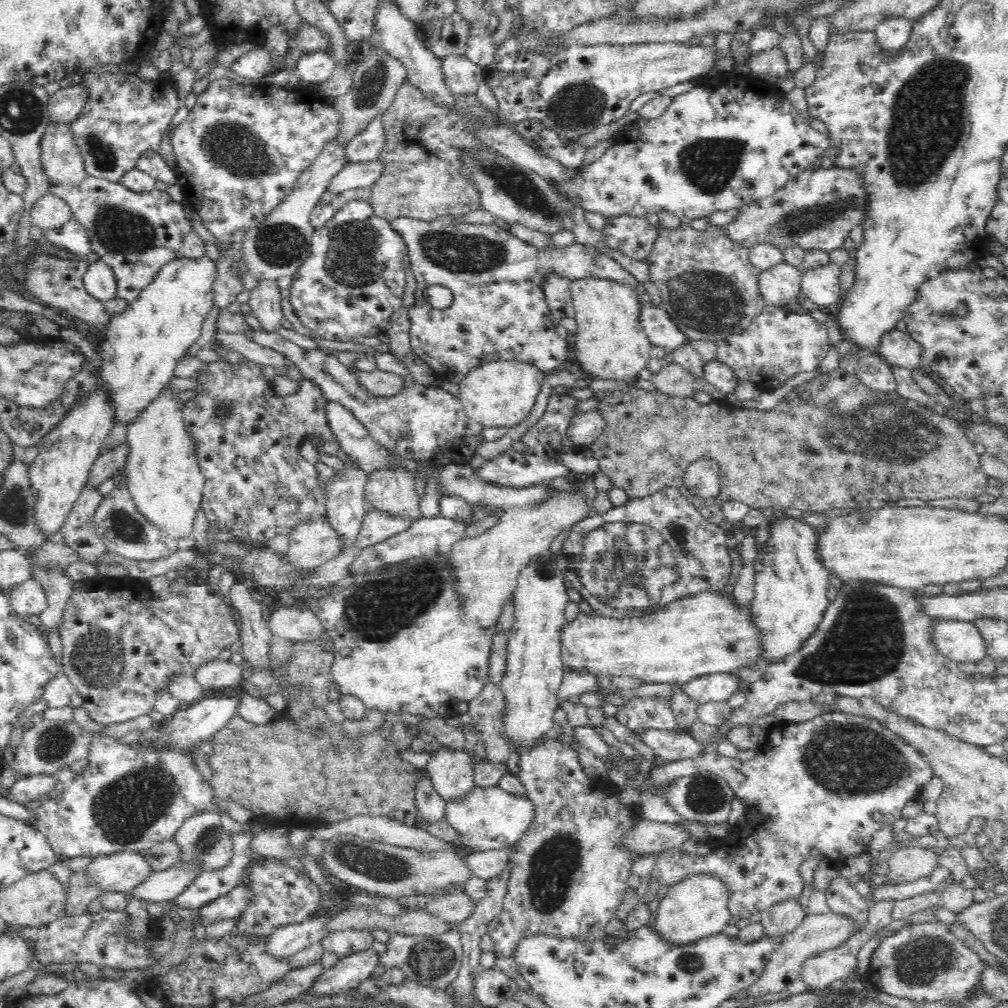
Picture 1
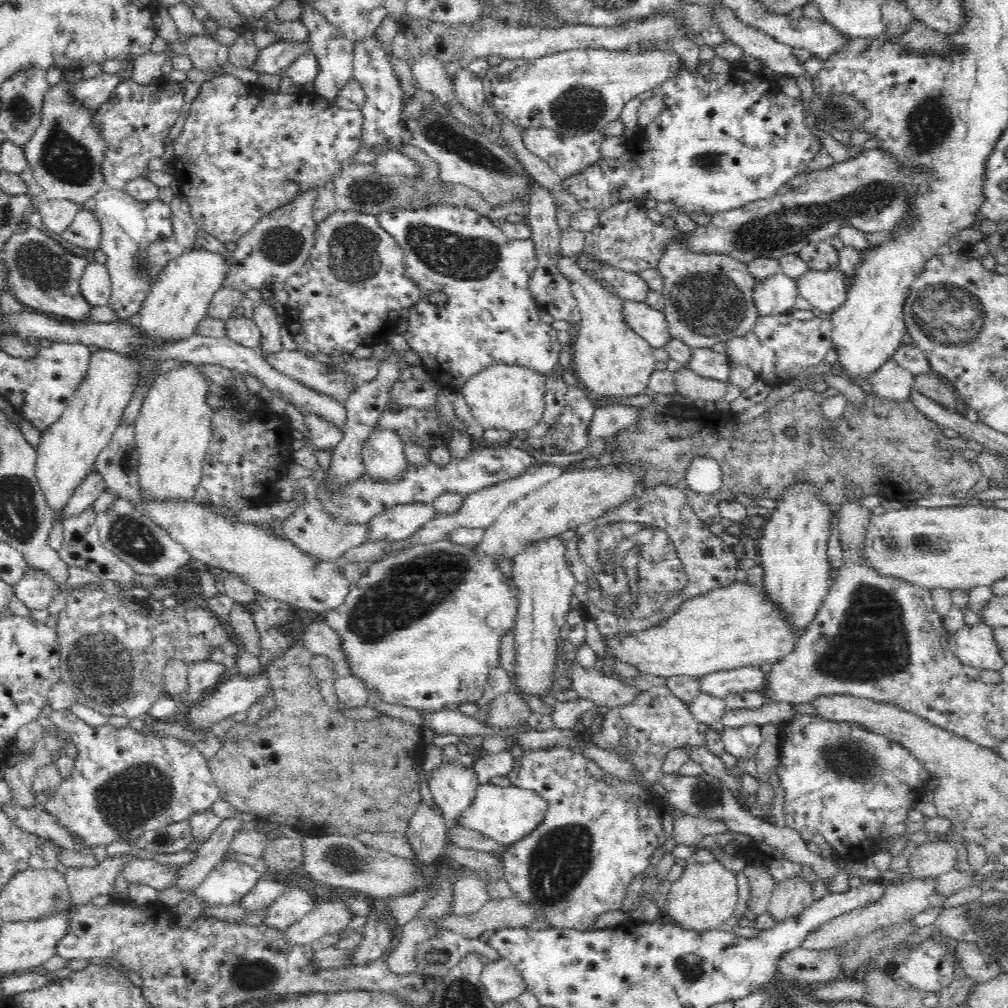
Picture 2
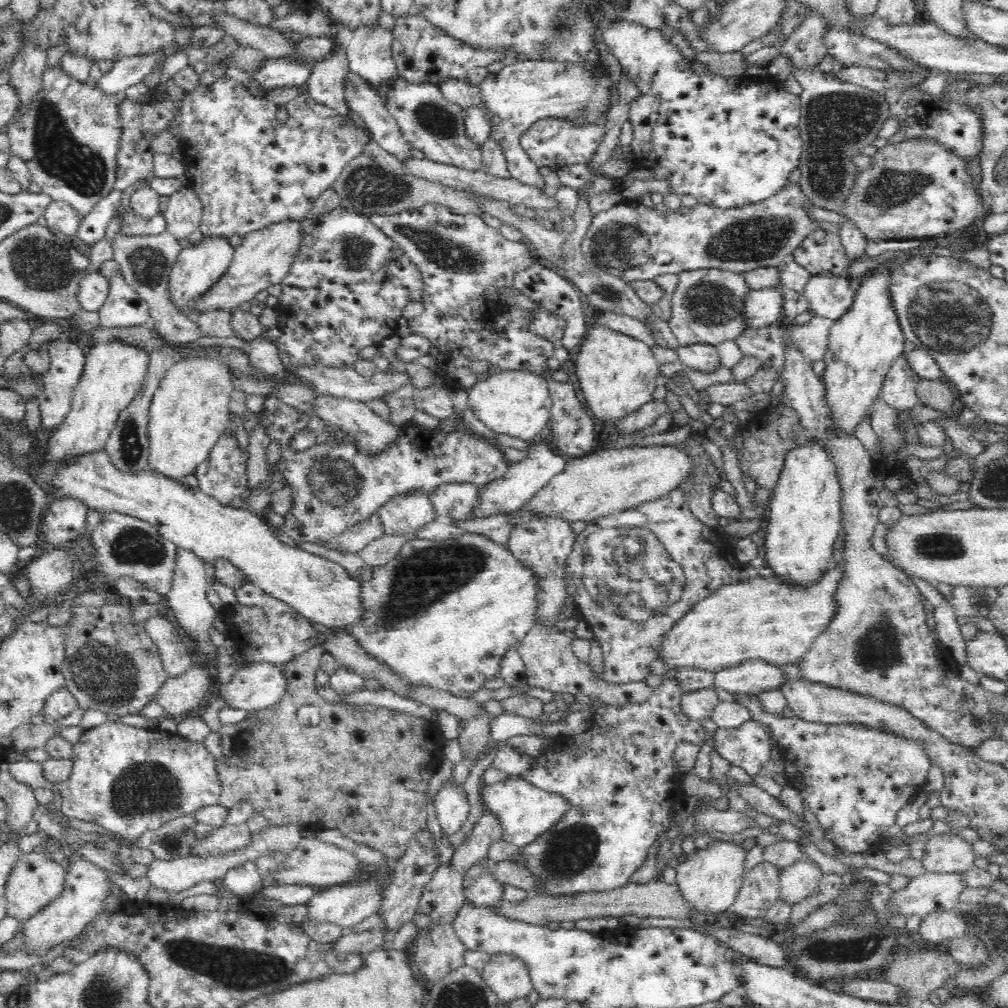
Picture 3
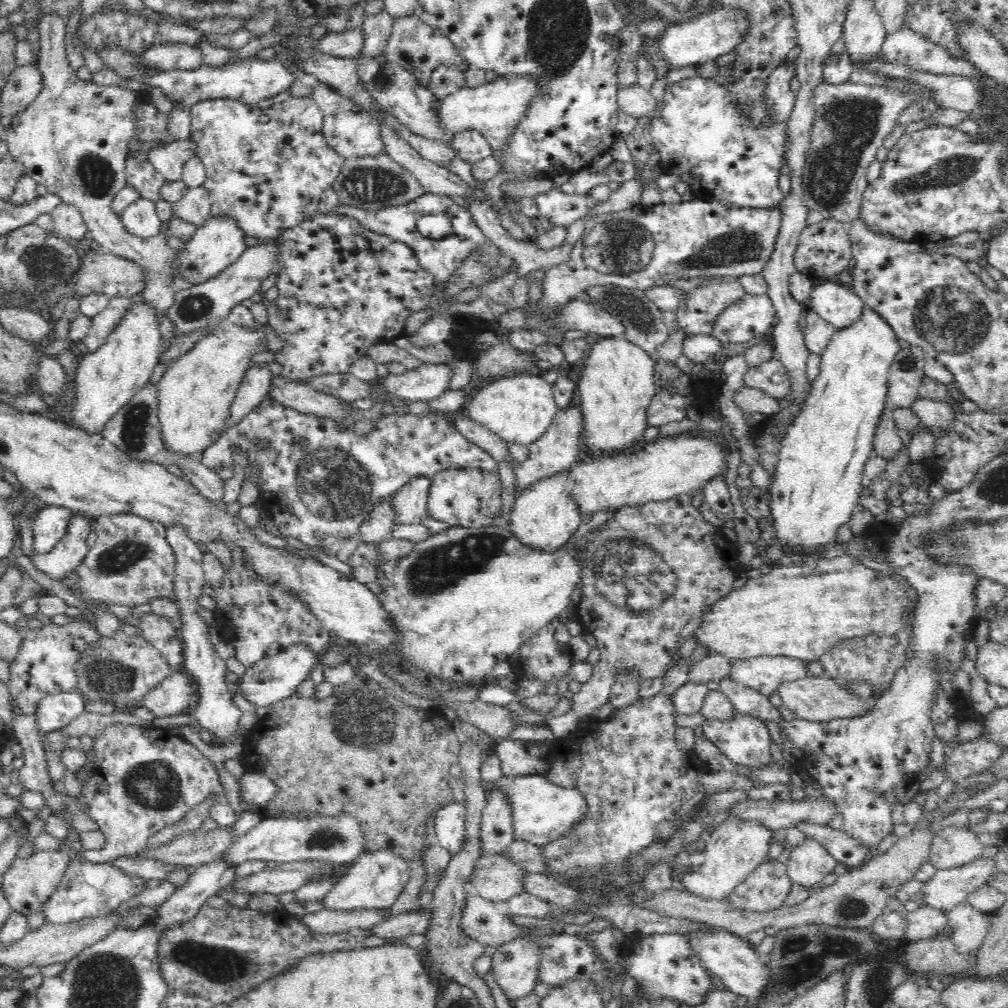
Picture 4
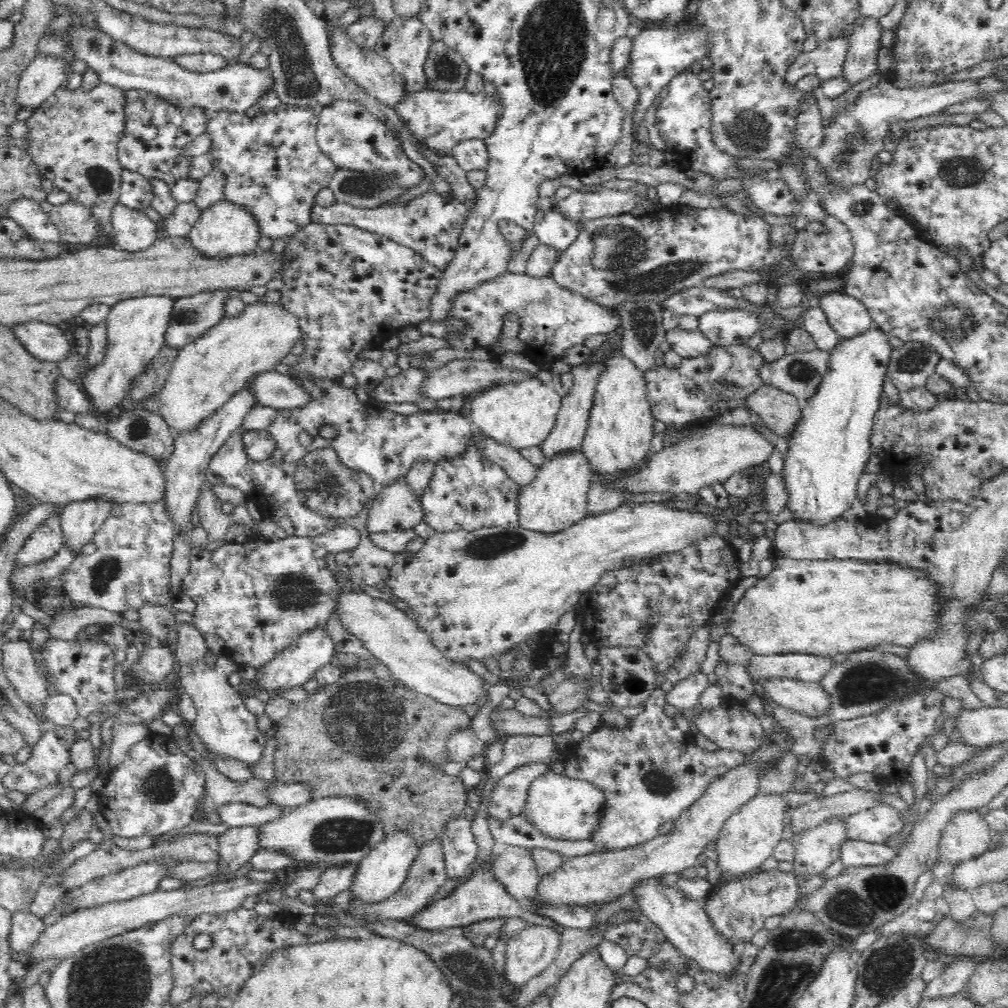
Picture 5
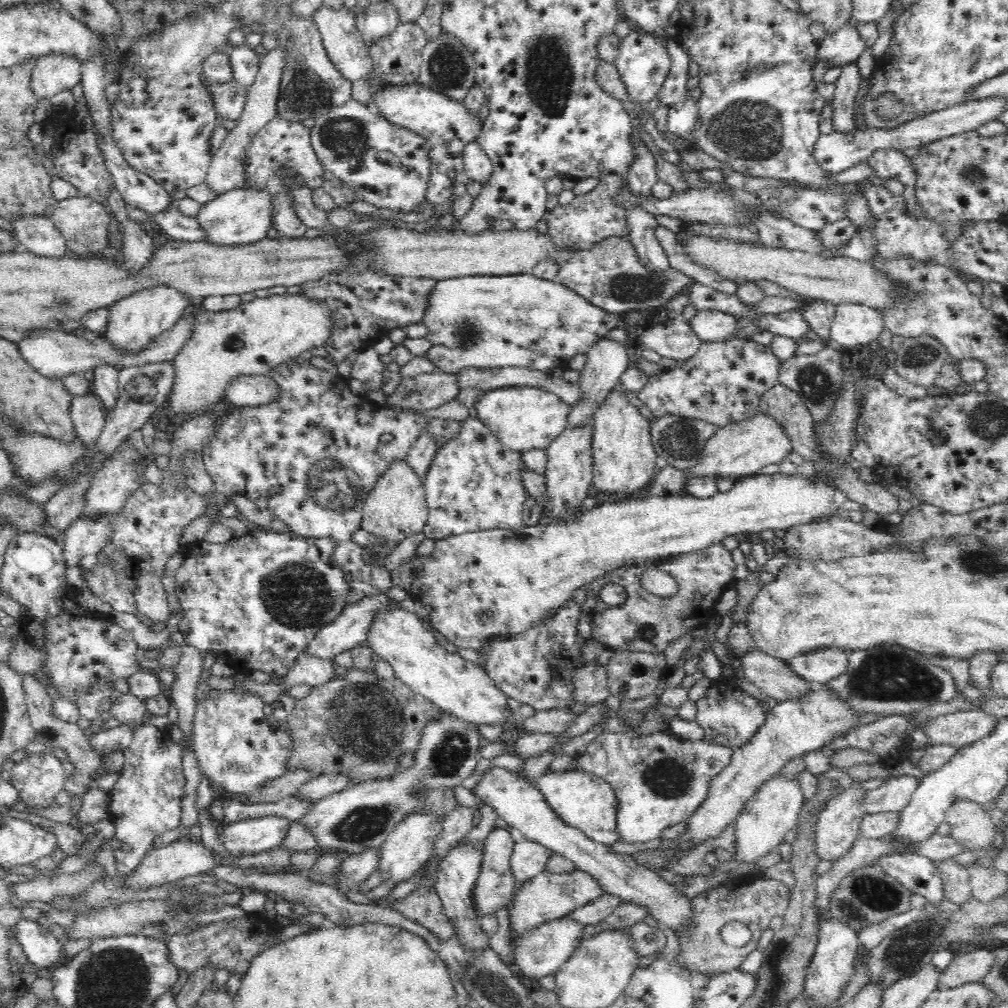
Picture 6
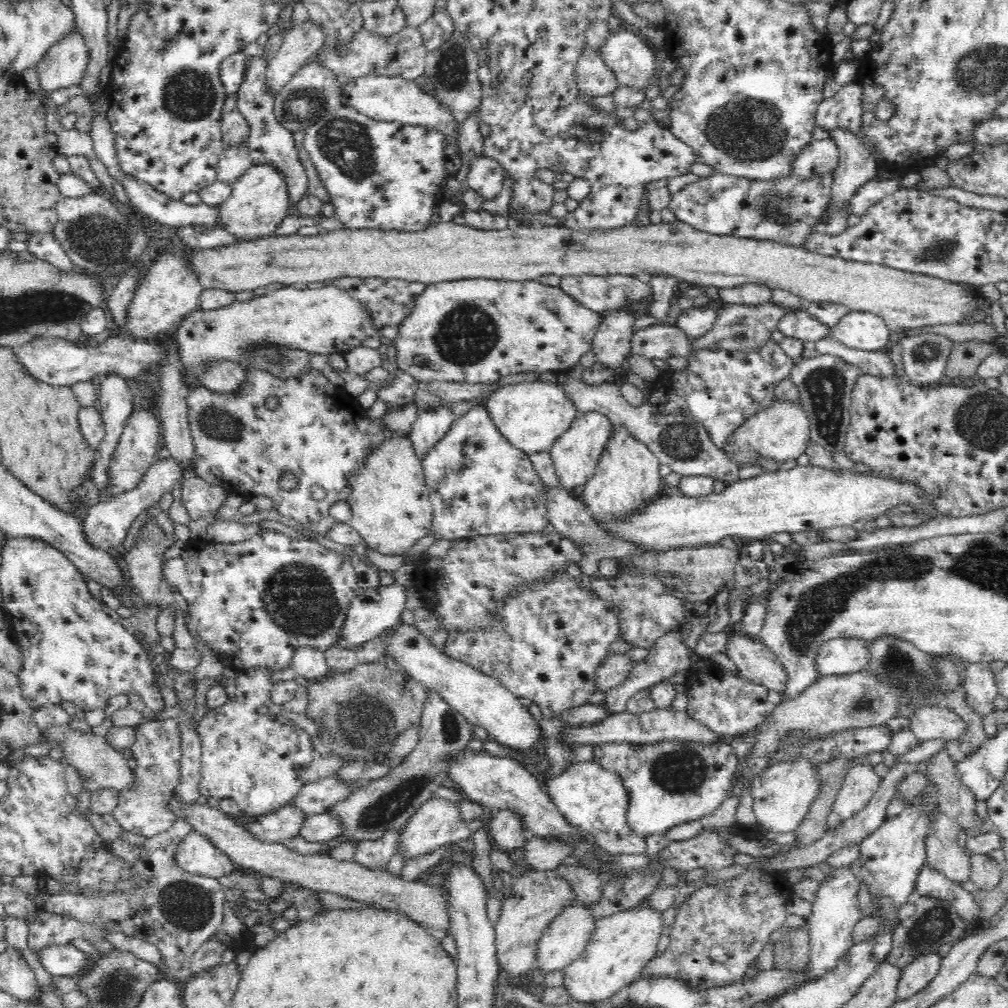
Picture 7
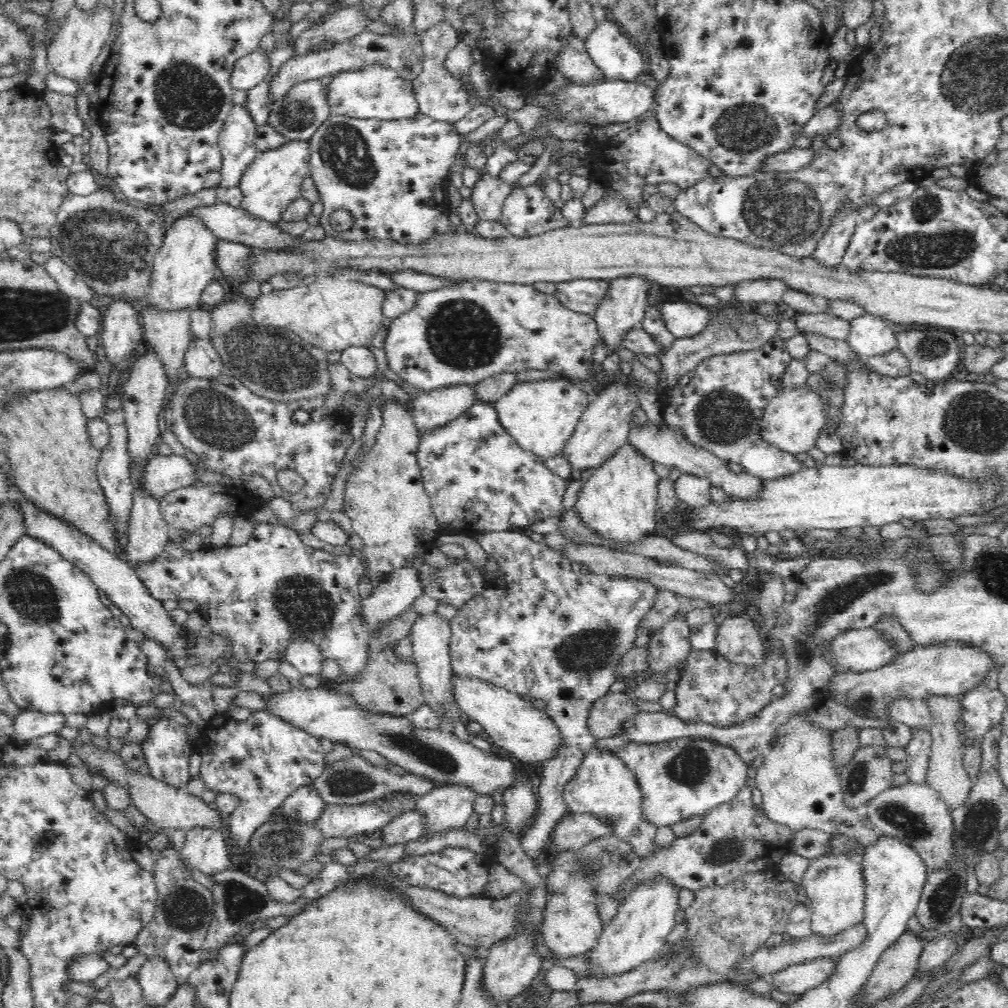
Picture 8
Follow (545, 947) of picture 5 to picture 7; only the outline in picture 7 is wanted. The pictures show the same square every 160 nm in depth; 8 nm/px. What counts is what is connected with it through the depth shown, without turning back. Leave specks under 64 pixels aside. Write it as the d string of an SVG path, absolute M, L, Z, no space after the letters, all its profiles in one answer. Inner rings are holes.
M572 904L568 908L564 908L554 920L546 927L546 930L539 936L538 942L535 944L536 960L534 967L538 968L546 974L560 971L566 968L568 964L572 964L584 952L593 931L595 919L592 915L584 910L579 904Z

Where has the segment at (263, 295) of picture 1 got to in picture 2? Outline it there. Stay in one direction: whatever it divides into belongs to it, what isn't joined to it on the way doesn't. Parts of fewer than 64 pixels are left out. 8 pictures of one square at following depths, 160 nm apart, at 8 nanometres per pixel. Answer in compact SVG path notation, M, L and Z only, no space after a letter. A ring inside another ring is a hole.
M257 302L254 305L253 321L258 325L262 333L262 346L258 348L260 352L278 352L284 350L280 341L280 330L285 324L278 320L277 311L280 307L272 308L270 304Z

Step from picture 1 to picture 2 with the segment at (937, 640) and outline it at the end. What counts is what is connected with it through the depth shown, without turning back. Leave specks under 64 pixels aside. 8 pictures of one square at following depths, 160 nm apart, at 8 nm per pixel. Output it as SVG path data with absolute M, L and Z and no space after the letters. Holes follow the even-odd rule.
M983 623L965 625L956 634L949 634L947 648L963 665L1000 670L1006 663L999 657L992 628Z

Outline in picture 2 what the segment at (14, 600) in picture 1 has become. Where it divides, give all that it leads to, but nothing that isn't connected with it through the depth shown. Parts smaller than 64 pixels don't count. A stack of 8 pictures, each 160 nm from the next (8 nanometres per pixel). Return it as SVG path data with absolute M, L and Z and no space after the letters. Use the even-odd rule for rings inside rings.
M29 568L26 576L13 584L14 597L30 610L46 610L54 596L60 593L57 584L47 574Z

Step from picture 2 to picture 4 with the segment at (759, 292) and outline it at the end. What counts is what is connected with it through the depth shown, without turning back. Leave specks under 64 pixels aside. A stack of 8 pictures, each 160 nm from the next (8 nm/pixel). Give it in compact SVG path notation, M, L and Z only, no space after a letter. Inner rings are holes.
M746 293L718 316L714 337L724 344L746 342L770 333L775 323L775 308L768 293Z

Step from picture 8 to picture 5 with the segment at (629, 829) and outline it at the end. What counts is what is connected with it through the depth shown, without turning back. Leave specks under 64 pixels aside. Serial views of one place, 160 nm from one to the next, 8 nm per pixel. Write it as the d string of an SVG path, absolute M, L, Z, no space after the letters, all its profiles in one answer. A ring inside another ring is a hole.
M548 770L537 776L527 788L522 815L545 838L588 840L591 832L598 828L603 800L603 792L593 784L582 780L570 780Z

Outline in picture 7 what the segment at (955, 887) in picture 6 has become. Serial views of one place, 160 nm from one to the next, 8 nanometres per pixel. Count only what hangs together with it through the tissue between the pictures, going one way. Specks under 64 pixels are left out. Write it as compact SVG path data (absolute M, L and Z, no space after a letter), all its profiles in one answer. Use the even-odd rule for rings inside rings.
M938 810L932 816L932 826L926 838L925 862L950 880L961 884L970 878L971 857L958 845L960 830L962 828Z

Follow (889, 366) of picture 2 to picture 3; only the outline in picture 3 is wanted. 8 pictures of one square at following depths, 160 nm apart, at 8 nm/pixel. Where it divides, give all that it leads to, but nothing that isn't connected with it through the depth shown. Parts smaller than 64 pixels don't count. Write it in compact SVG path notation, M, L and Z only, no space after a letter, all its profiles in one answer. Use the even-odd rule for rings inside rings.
M902 354L891 364L890 370L882 381L878 397L897 410L912 409L920 403L916 394L919 379L906 362L905 354Z

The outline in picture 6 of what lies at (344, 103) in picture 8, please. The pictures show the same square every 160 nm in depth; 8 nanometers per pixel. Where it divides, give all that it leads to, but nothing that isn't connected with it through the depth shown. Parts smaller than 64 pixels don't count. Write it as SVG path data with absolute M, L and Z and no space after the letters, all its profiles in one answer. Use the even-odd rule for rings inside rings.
M386 83L384 88L378 86L371 96L373 108L378 114L386 117L392 124L422 137L430 145L427 151L430 176L425 192L426 201L433 205L442 205L450 200L454 196L454 178L463 172L464 148L481 136L483 126L480 115L474 115L474 111L464 101L440 94L420 83L403 86Z

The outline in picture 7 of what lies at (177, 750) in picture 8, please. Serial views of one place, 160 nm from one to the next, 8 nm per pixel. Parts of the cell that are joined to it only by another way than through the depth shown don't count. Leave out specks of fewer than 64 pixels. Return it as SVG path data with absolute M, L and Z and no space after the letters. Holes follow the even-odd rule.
M146 719L136 726L135 739L130 747L132 757L136 760L133 783L130 788L117 791L119 797L113 815L122 830L150 838L168 830L177 819L176 813L170 809L179 783L182 756L177 719Z

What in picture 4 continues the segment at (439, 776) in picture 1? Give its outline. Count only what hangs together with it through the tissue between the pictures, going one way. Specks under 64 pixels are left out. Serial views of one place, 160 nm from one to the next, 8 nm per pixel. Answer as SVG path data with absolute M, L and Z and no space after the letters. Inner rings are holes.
M448 801L435 812L435 842L455 855L462 846L465 837L466 805Z

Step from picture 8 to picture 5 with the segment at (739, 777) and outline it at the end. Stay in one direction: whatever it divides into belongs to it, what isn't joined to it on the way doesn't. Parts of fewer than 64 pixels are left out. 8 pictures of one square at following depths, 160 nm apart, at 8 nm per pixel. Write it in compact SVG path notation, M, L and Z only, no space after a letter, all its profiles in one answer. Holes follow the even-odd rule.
M655 688L640 707L629 713L629 723L625 728L620 730L602 723L600 728L588 735L580 735L576 750L566 754L561 775L570 780L589 782L603 792L598 828L588 838L595 844L596 853L636 847L652 840L662 824L675 822L682 812L704 795L710 783L726 772L747 764L747 758L741 752L726 749L704 752L699 746L688 742L686 735L674 724L673 718L664 712L666 695L664 690Z

